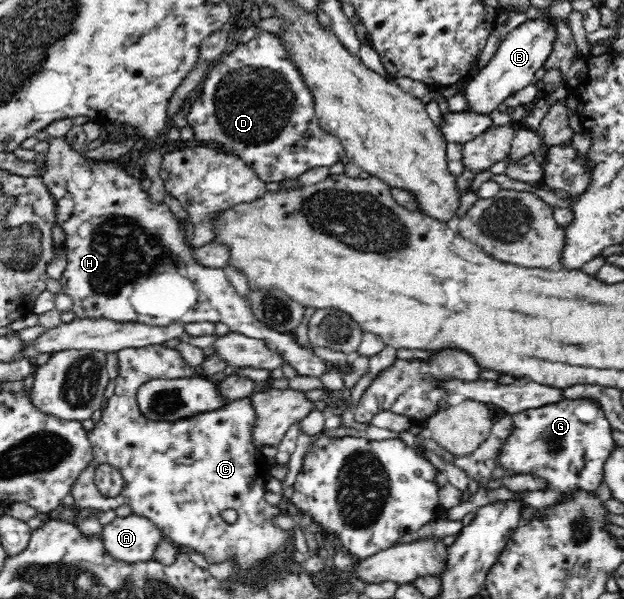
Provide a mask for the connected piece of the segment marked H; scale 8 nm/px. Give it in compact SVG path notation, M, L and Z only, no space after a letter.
M66 135L51 137L48 142L50 150L47 153L47 171L41 177L60 202L58 224L66 234L63 246L68 257L60 281L63 293L72 297L76 318L92 321L106 319L112 323L142 323L153 327L188 322L223 323L232 332L261 340L268 351L279 354L280 359L295 368L298 375L309 378L322 376L322 372L326 370L324 361L301 347L294 335L276 332L258 320L223 269L204 268L192 261L192 246L185 244L180 223L165 204L155 204L149 200L147 192L140 189L141 179L128 175L117 161L103 165L89 164L80 153L72 149L72 142L68 141Z

